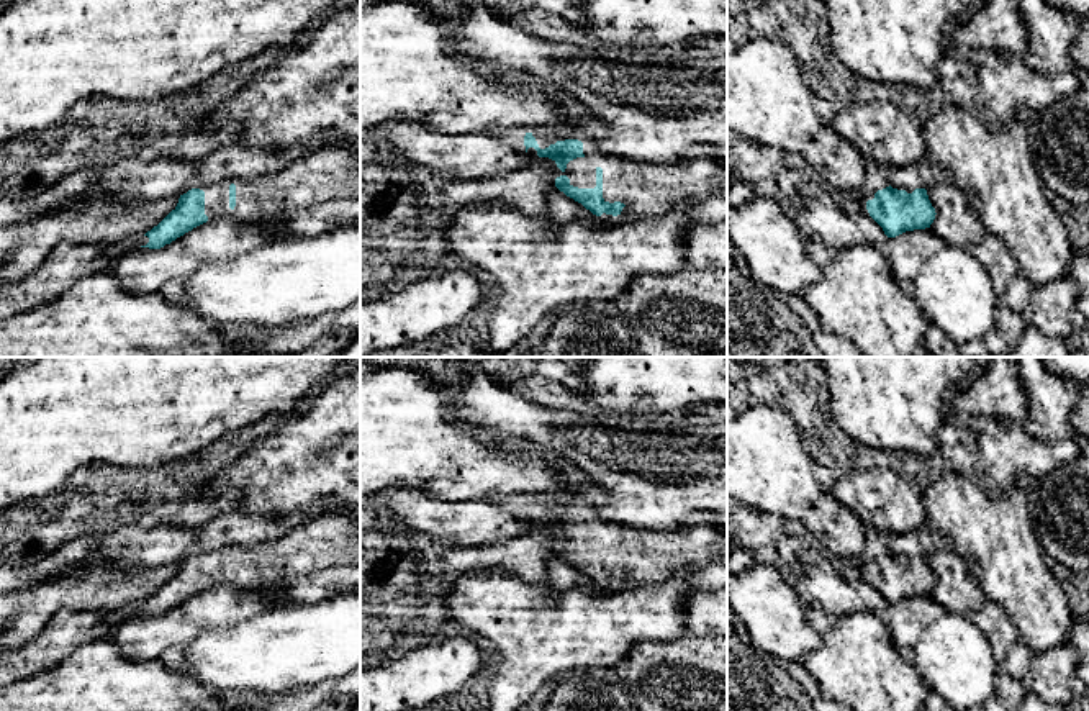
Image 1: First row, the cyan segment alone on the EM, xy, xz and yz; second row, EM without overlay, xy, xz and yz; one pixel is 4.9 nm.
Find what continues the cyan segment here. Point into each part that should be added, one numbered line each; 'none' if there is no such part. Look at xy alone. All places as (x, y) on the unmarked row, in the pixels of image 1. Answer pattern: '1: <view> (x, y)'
1: xy (331, 539)
2: xy (117, 616)

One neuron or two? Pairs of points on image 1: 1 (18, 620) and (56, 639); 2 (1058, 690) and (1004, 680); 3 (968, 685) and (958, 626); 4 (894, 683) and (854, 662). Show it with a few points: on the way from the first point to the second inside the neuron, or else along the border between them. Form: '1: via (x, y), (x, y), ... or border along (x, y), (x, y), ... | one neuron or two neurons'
1: border along (72, 610), (59, 610), (30, 641), (17, 647) | two neurons
2: border along (999, 670), (1011, 675), (1025, 692) | two neurons
3: via (963, 670), (958, 664), (958, 641) | one neuron
4: via (885, 683), (880, 683), (863, 670) | one neuron

